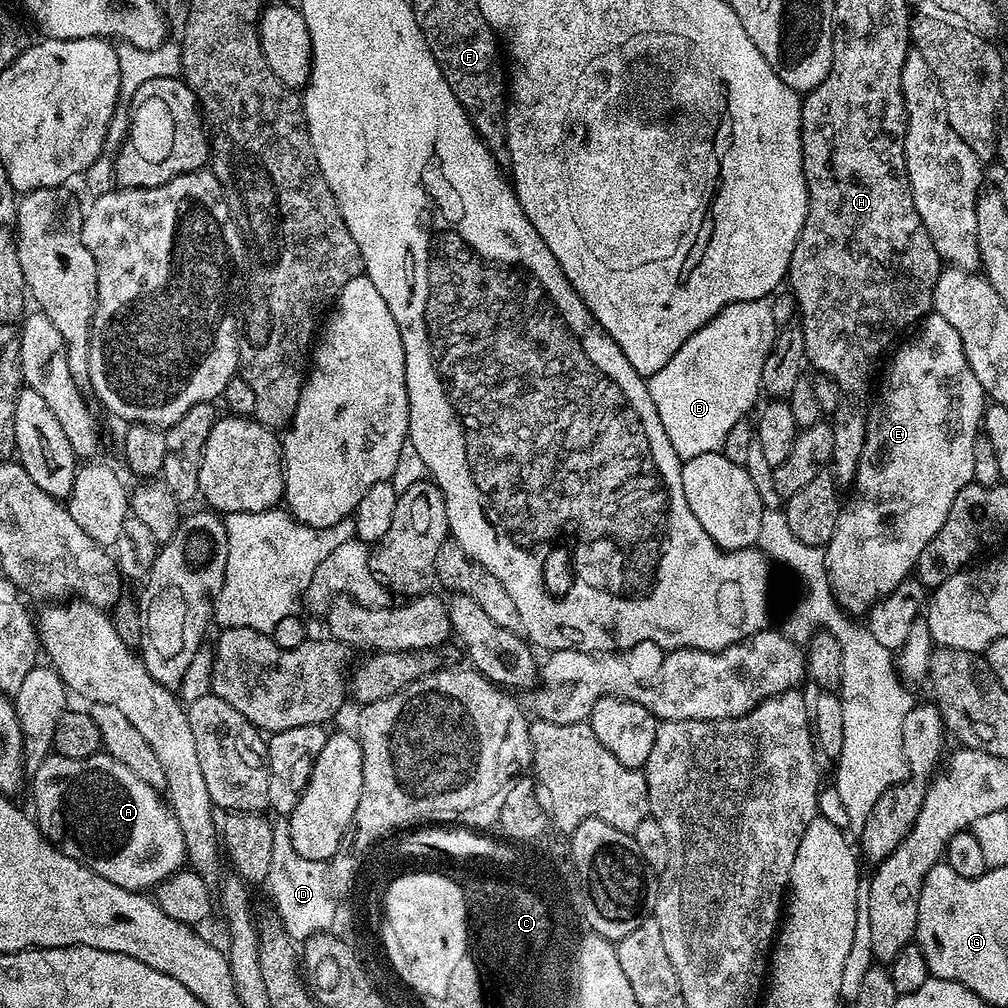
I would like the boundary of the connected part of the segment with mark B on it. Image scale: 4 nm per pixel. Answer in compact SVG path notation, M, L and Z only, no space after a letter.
M765 298L734 302L726 306L714 319L703 324L682 346L682 350L678 350L678 354L674 354L674 358L670 358L670 362L666 362L666 366L662 366L662 370L658 370L648 380L650 398L658 410L658 418L662 418L666 438L670 438L670 446L674 446L681 461L721 451L726 434L730 434L734 422L745 419L749 415L748 411L757 407L756 395L762 392L762 362L766 362L766 354L770 354L778 331L772 303L771 299Z

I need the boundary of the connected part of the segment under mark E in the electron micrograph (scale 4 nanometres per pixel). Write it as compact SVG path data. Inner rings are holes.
M929 312L920 321L918 331L913 340L891 353L892 365L884 376L880 397L875 397L868 409L862 458L858 458L856 479L850 488L852 497L847 497L841 507L834 538L826 546L832 597L852 618L863 617L883 596L913 575L916 559L942 530L958 490L973 483L974 442L981 435L986 407L984 391L966 362L958 332L942 314Z

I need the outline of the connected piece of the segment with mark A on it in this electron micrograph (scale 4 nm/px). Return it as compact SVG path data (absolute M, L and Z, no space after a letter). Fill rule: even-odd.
M49 754L32 776L32 804L36 807L34 819L40 833L59 850L84 864L94 874L114 882L131 892L155 889L167 876L185 867L186 842L182 838L182 826L160 796L135 772L112 756L97 754L90 758L66 758Z

